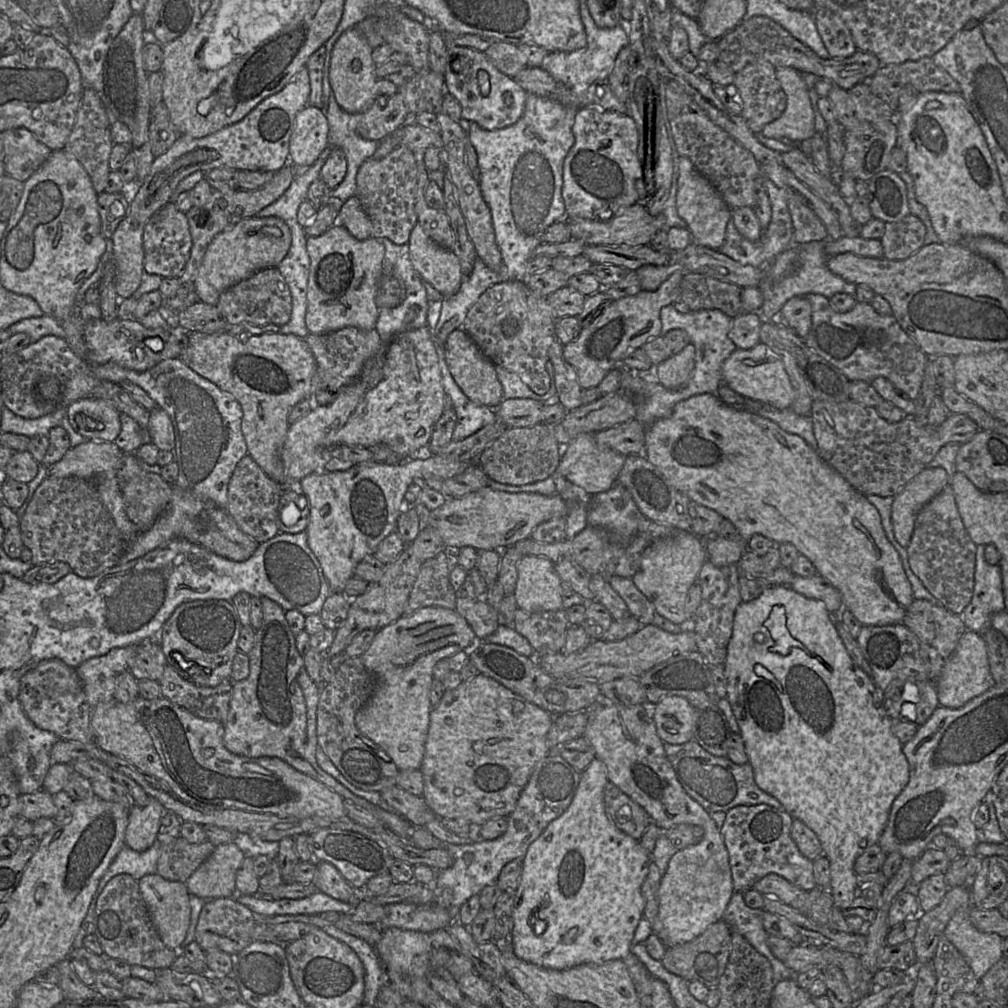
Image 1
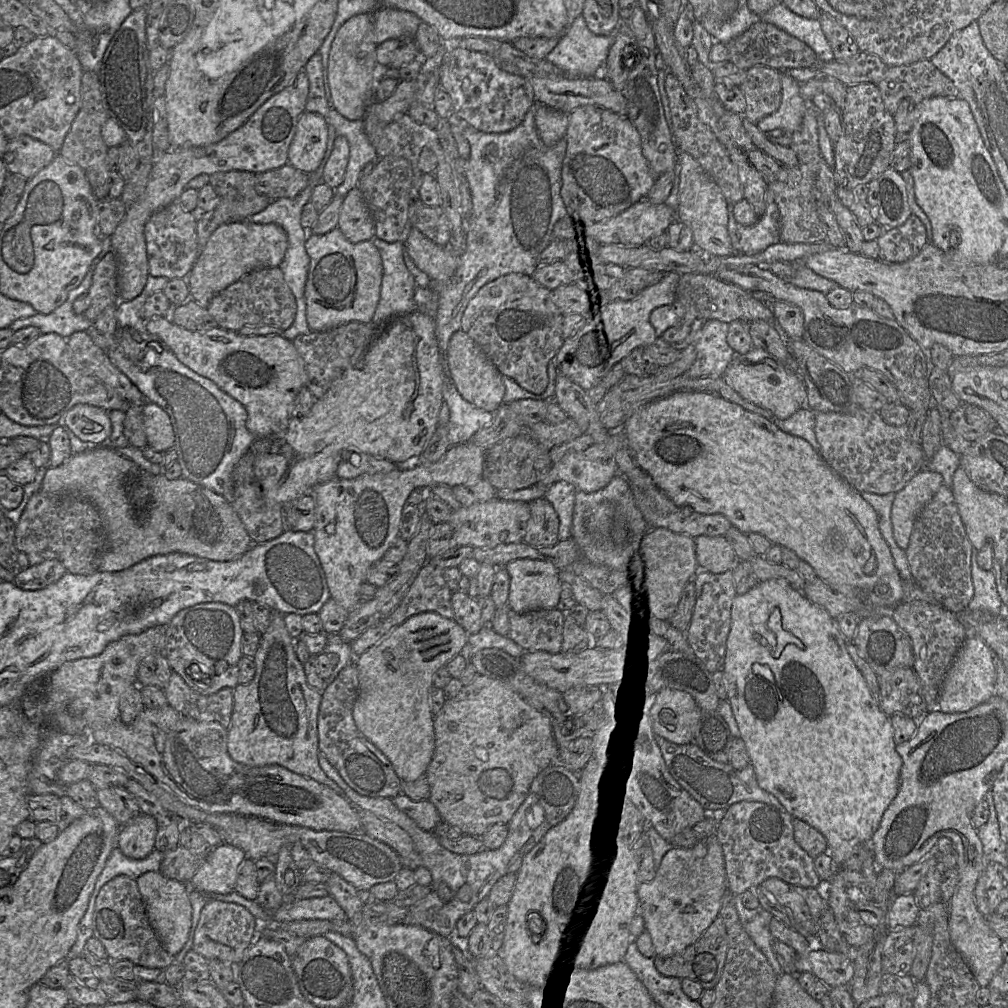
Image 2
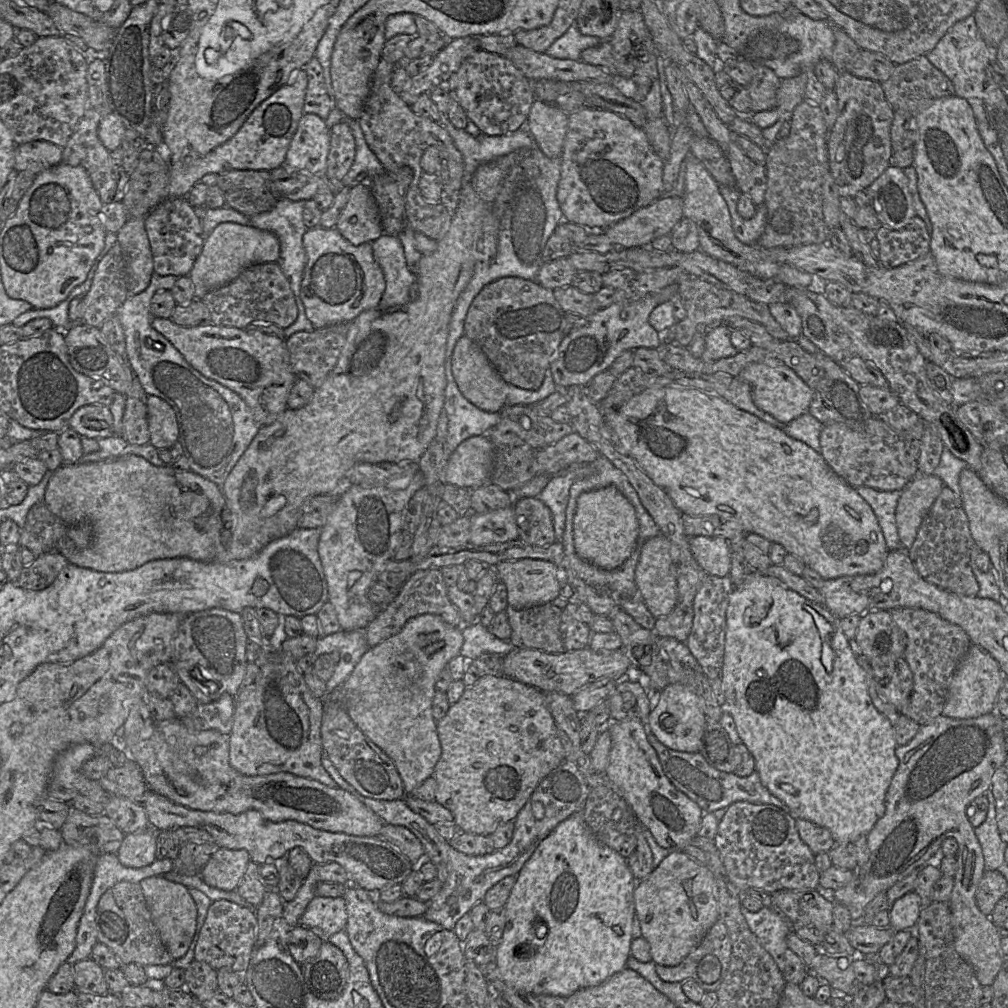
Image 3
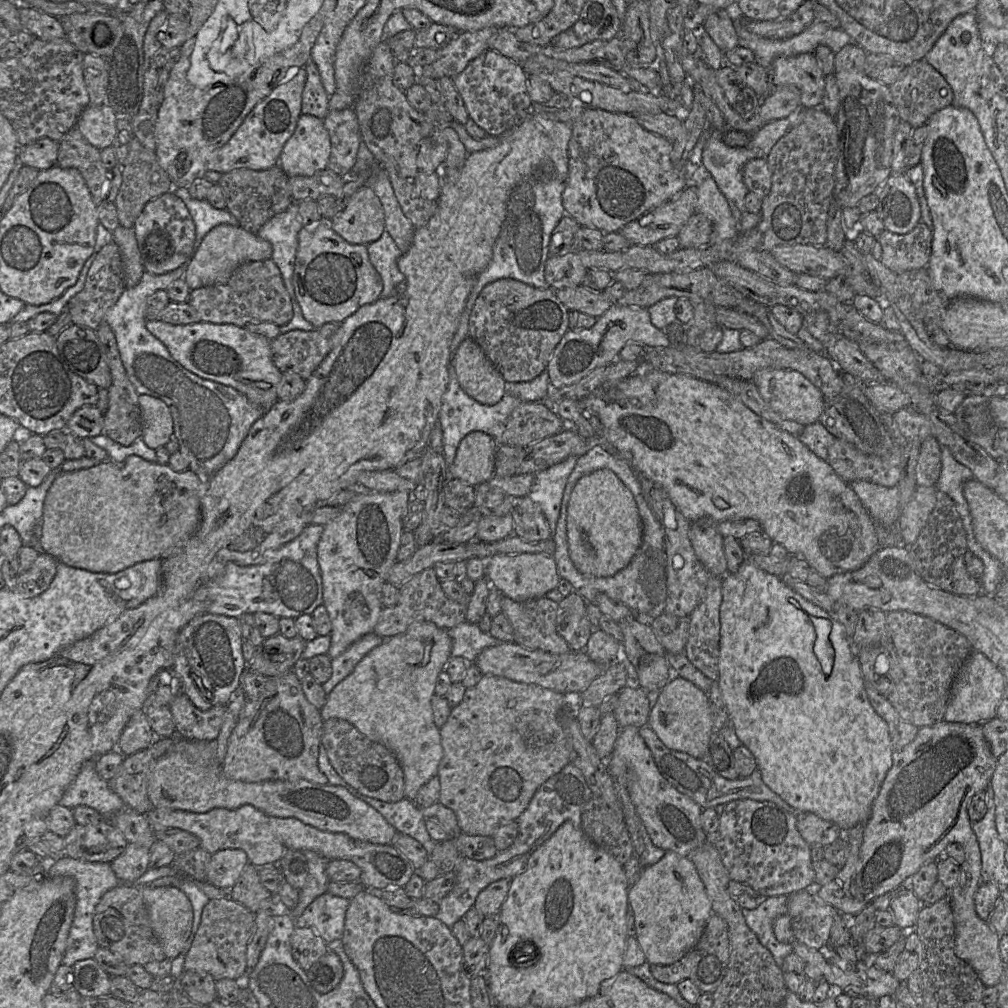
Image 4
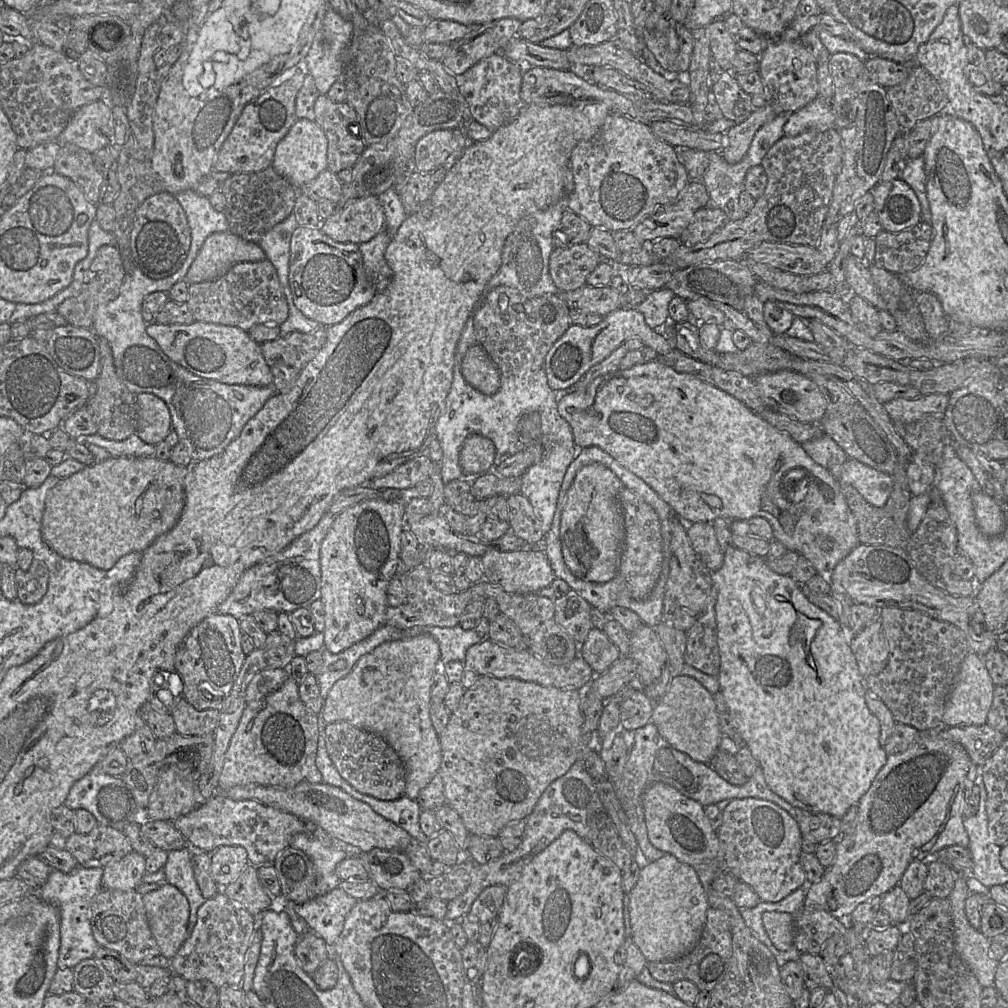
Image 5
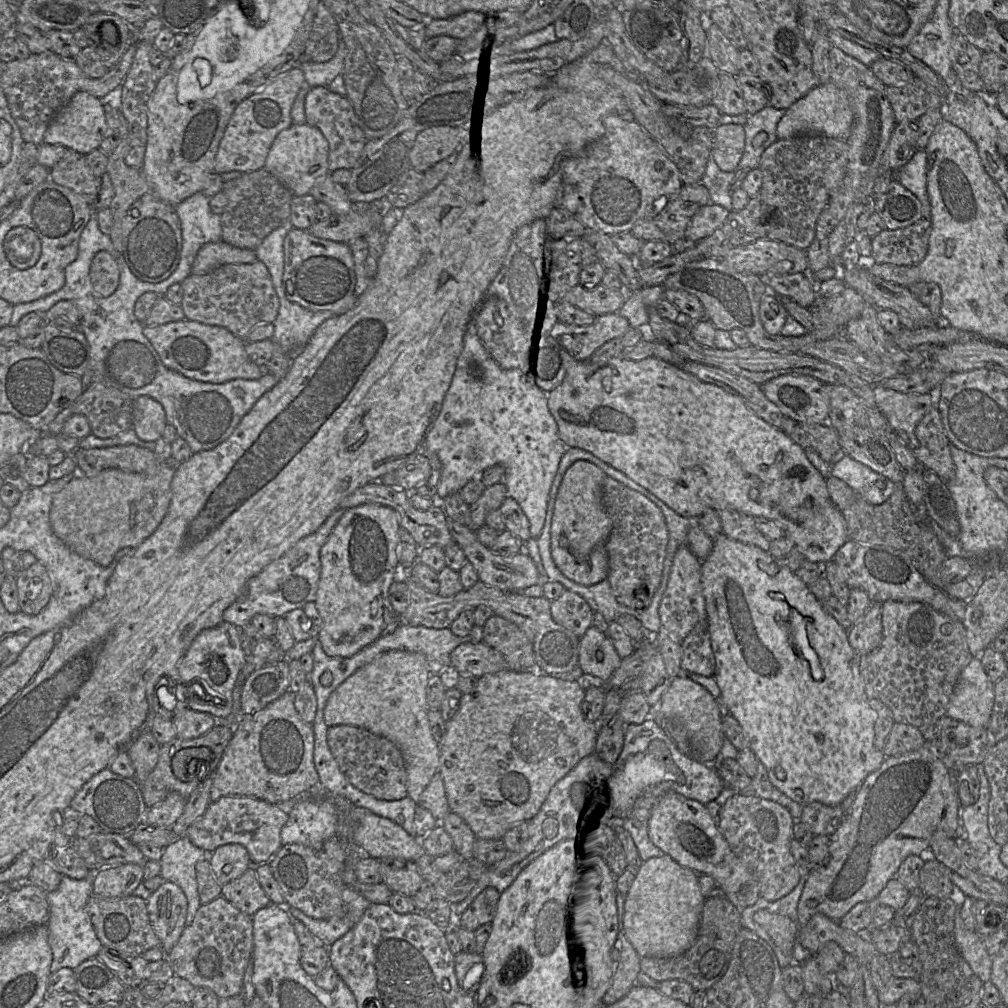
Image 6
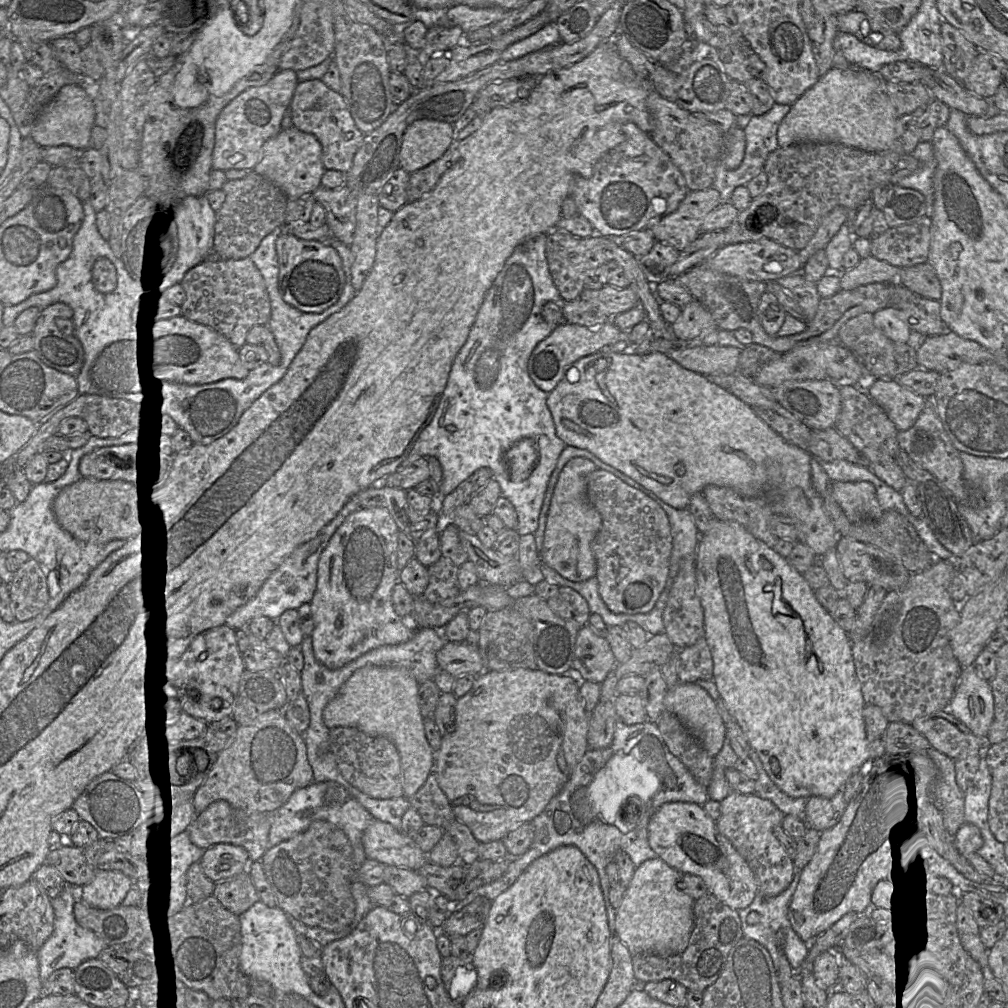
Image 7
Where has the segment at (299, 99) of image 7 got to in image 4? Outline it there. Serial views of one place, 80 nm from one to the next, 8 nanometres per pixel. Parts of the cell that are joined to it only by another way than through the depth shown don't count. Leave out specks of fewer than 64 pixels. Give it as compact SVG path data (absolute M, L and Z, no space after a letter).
M354 107L330 110L323 122L331 141L328 169L339 176L349 177L362 142Z

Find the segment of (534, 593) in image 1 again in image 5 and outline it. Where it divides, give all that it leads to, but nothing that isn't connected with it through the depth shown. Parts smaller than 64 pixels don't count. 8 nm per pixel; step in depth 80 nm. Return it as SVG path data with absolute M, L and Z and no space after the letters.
M495 548L480 557L485 580L500 585L508 593L537 593L550 586L556 578L545 552L540 548L523 548L516 551L500 551Z

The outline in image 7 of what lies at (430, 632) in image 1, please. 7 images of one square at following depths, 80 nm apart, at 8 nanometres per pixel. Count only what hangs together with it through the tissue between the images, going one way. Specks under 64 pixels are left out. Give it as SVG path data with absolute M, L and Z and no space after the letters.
M367 665L348 678L323 710L323 722L329 730L353 727L369 736L384 736L393 742L400 756L403 796L408 800L423 786L435 764L435 751L426 739L420 713L419 686L405 668Z

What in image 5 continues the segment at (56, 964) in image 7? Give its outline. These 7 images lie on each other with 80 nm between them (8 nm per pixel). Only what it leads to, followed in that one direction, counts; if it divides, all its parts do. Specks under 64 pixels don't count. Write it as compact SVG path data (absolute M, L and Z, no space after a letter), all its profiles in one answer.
M78 866L70 873L51 869L46 883L37 889L36 895L46 903L55 906L60 915L60 946L57 960L58 969L73 969L83 960L94 958L100 948L92 935L91 906L95 897L103 890L103 868Z

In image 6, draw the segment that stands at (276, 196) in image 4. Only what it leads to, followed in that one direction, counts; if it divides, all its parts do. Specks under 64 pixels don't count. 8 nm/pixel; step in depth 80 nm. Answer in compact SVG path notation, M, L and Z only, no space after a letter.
M265 169L245 173L234 180L224 182L222 192L227 198L227 206L220 214L221 241L234 247L255 250L271 232L289 221L291 201L294 195L278 178Z

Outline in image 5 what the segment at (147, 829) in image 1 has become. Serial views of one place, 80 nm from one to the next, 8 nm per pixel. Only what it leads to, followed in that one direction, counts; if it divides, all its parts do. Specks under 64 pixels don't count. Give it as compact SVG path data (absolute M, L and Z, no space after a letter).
M132 851L103 868L103 889L130 891L137 888L145 874L146 858Z

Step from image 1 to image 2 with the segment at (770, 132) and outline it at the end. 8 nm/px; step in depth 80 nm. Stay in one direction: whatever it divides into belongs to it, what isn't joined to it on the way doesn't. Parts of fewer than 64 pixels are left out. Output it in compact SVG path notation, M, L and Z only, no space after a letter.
M787 73L781 75L782 99L776 112L761 119L756 126L764 133L774 129L790 132L798 130L808 109L807 102L800 95L800 83Z

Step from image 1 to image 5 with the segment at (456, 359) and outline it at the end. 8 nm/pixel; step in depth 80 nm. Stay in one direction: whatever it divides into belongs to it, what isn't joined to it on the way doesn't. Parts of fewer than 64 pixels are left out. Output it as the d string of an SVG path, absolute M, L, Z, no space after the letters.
M472 345L461 365L465 381L485 395L494 395L501 386L501 373L481 345Z

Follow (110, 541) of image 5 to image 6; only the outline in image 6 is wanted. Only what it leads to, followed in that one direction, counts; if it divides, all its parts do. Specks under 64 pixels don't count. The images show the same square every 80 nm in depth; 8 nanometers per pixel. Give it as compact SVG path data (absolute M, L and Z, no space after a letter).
M168 461L151 476L118 468L108 468L91 477L77 473L53 495L49 512L53 533L81 557L103 567L114 564L121 549L138 547L164 519L175 469L176 464Z

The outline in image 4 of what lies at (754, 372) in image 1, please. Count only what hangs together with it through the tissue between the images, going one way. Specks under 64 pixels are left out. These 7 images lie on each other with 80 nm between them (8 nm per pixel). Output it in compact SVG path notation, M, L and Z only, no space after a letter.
M761 369L753 378L764 402L781 417L803 426L818 422L825 405L825 397L802 373L785 369Z

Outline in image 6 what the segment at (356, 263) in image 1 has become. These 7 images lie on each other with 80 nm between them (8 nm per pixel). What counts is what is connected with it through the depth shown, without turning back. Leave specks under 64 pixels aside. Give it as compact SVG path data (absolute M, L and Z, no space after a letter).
M291 229L285 237L284 273L282 282L286 298L311 311L331 311L335 315L345 313L353 308L358 296L355 294L356 274L353 254L345 243L324 240L311 235L307 230Z

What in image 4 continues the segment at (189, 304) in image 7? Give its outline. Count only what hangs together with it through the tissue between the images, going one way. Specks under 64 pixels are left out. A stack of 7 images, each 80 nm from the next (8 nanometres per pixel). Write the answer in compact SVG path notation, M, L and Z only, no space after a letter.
M272 259L244 263L226 283L191 290L188 303L198 312L203 322L215 324L245 327L251 323L272 322L283 326L293 317L289 293Z

